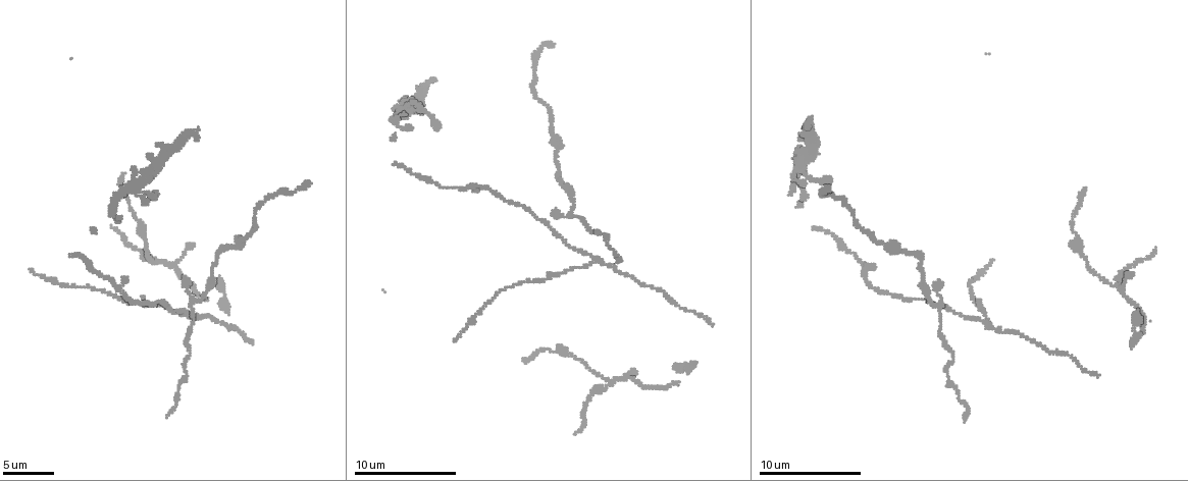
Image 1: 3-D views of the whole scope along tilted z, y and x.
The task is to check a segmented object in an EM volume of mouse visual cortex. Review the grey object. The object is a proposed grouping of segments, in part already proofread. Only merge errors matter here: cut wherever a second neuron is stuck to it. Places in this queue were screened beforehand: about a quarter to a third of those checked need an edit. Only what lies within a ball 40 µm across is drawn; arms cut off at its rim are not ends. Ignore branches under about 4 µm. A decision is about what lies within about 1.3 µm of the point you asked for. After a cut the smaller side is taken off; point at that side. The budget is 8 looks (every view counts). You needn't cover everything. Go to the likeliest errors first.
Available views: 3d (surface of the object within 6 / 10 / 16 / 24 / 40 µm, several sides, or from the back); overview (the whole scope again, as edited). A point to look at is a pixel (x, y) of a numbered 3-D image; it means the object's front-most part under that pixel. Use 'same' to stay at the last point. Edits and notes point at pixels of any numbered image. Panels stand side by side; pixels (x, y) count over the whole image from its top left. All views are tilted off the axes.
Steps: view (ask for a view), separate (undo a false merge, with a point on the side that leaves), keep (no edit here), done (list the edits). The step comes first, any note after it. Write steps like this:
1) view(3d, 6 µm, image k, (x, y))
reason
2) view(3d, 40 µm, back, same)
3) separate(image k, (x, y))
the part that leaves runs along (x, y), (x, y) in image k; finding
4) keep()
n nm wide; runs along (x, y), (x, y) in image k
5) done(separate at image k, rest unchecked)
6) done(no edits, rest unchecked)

view(3d, 16 µm, image 1, (938, 311))
three-way junction

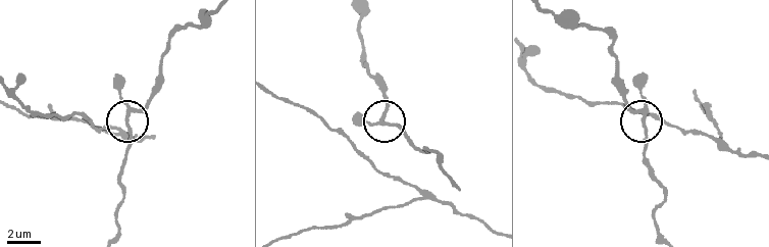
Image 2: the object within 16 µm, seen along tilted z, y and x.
keep()
side arm 14 µm; one neuron here

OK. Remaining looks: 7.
view(3d, 6 µm, image 1, (159, 260))
three arms meet

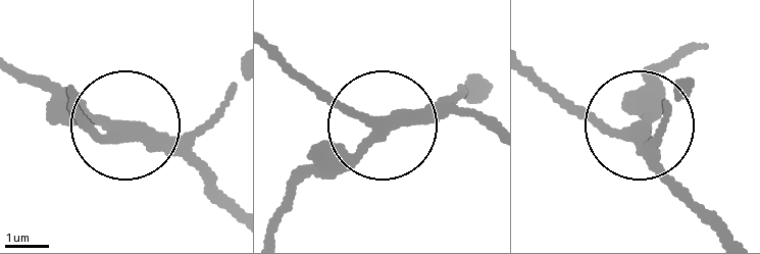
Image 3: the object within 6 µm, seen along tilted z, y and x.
view(3d, 6 µm, back, image 3, (119, 134))

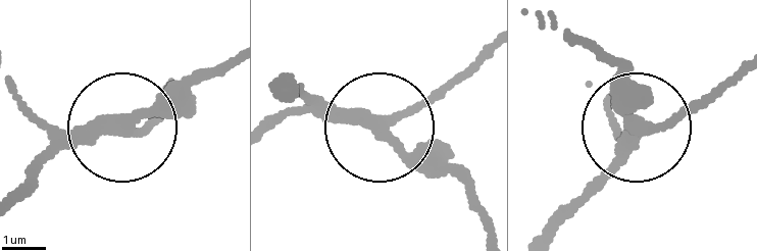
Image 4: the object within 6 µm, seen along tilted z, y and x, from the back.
keep()
one neuron here

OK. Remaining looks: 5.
view(3d, 6 µm, image 1, (596, 261))
two arms in line, one across

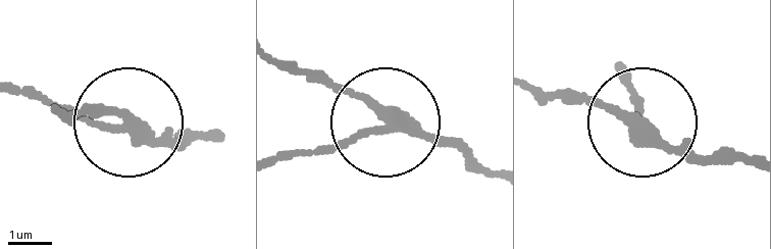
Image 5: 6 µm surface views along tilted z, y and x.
separate(image 5, (331, 146))
3 arms; the part that leaves runs along (391, 127), (278, 157) in image 5; a second neuron is stuck on

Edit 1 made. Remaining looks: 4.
view(3d, 10 µm, image 1, (1082, 258))
sudden change in width

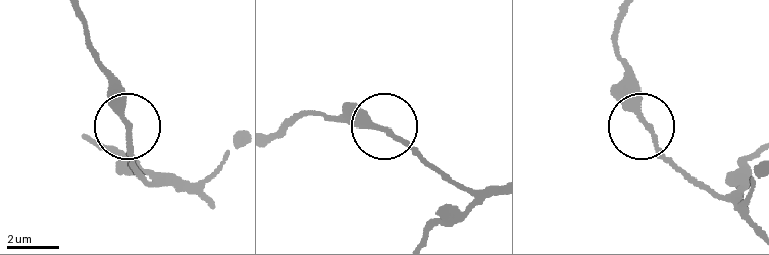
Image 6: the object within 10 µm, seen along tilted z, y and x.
view(3d, 10 µm, back, image 6, (128, 126))
other side

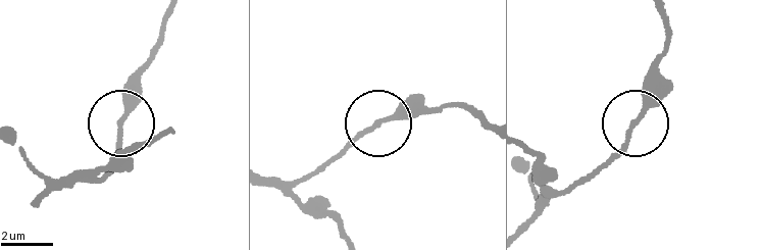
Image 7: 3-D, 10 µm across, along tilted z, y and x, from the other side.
keep()
continuous, no second neuron

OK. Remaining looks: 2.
done(separate at image 5, rest unchecked)

